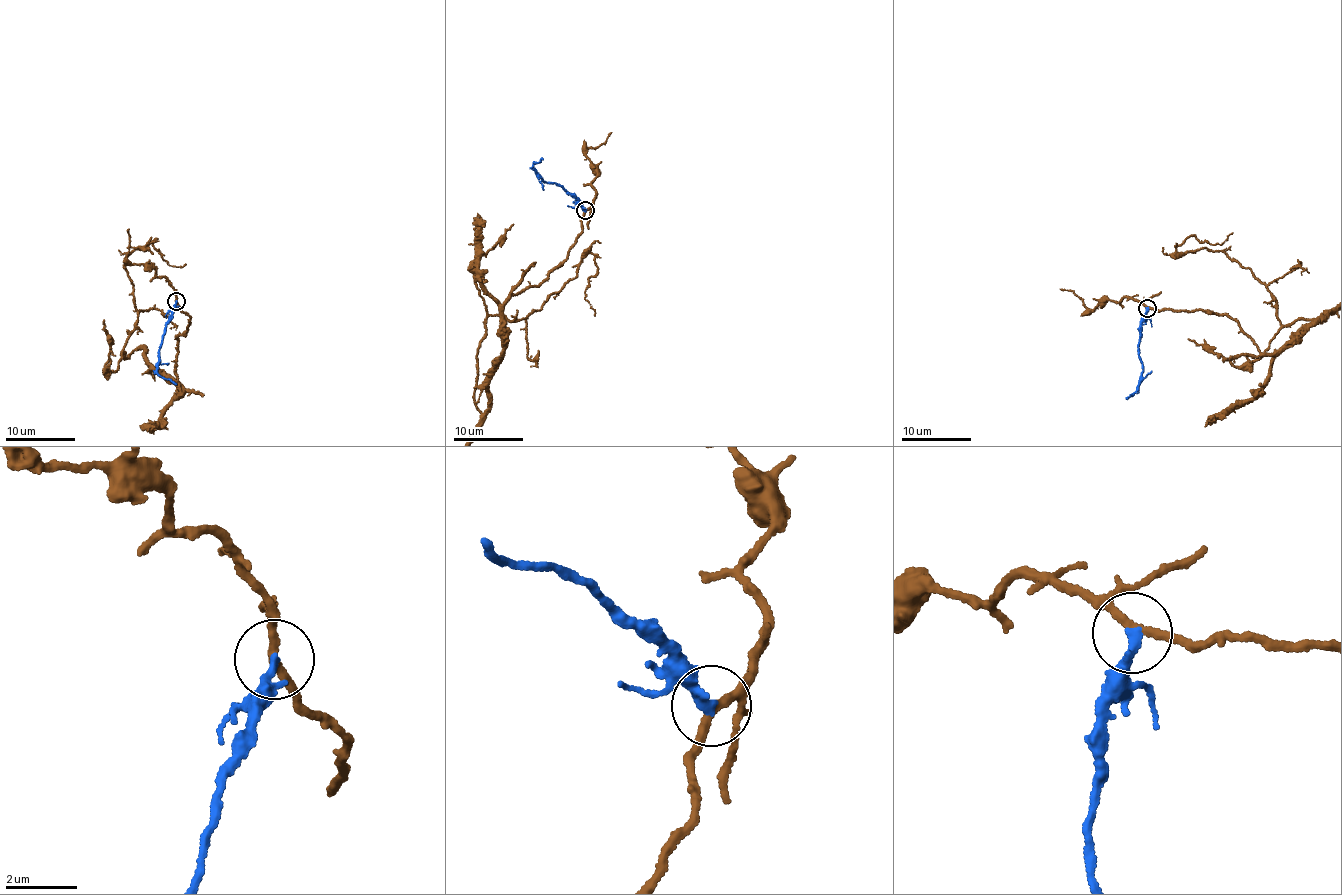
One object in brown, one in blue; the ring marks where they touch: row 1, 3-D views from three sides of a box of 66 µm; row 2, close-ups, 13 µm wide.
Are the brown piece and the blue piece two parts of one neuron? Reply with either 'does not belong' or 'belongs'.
does not belong

